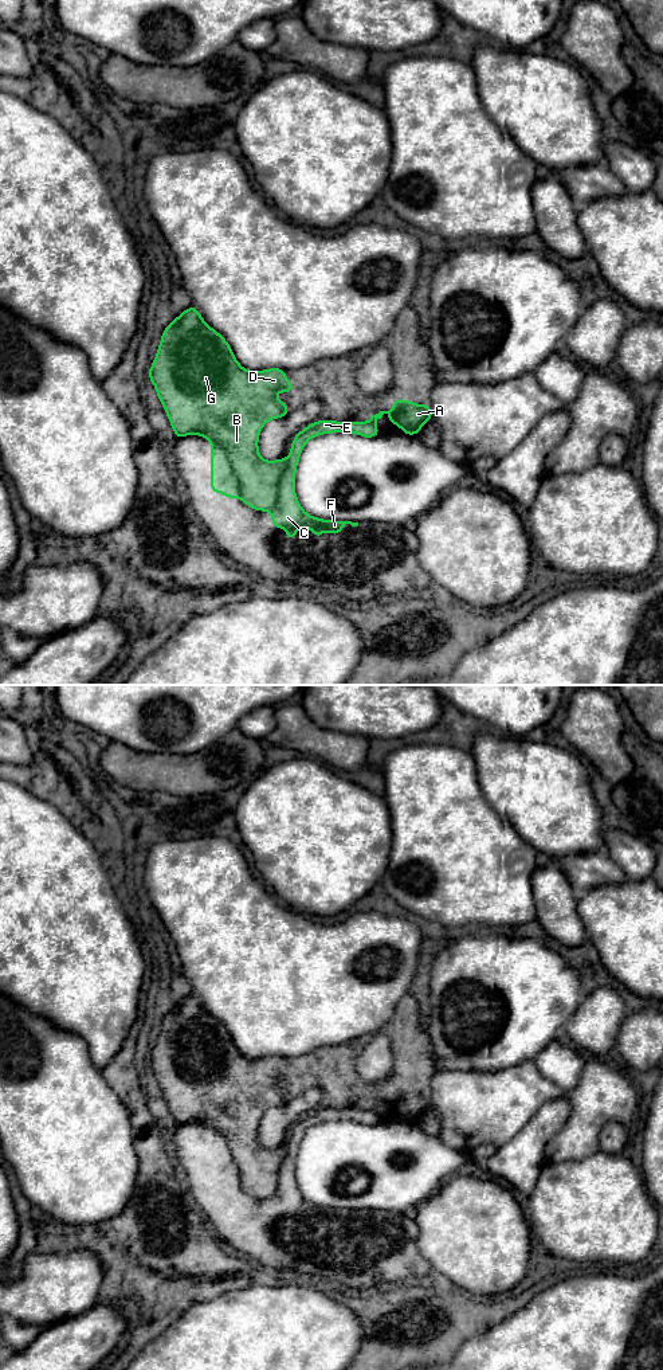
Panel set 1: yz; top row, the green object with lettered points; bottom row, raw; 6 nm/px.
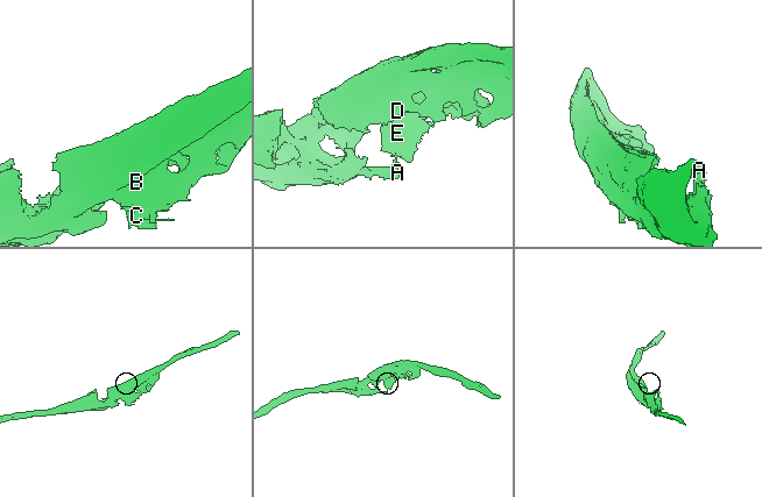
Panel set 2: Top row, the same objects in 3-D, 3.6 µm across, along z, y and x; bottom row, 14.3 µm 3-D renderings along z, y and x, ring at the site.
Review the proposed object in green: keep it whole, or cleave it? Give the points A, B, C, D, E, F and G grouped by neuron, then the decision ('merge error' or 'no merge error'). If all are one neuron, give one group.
A B D G / C E F | merge error

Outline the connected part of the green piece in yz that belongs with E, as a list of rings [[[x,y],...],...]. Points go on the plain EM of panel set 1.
[[[332,1107],[317,1108],[301,1117],[291,1128],[291,1138],[286,1146],[286,1156],[282,1162],[278,1187],[268,1197],[274,1216],[285,1216],[287,1228],[293,1229],[299,1216],[307,1216],[314,1221],[315,1226],[321,1226],[321,1220],[341,1221],[346,1212],[357,1214],[358,1210],[334,1209],[317,1206],[307,1202],[301,1194],[295,1182],[295,1160],[301,1140],[305,1132],[314,1124],[333,1120],[353,1120],[364,1126],[374,1126],[380,1123],[377,1113],[373,1109],[337,1109]]]

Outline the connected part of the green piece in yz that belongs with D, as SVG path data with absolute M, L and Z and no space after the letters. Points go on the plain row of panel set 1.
M192 993L164 1017L148 1064L174 1124L195 1122L216 1130L227 1140L239 1169L242 1189L256 1199L271 1197L278 1187L286 1146L263 1147L258 1128L268 1108L290 1101L286 1087L279 1089L275 1084L278 1079L287 1081L294 1077L295 1072L287 1068L286 1057L244 1057L227 1028L212 1017Z

